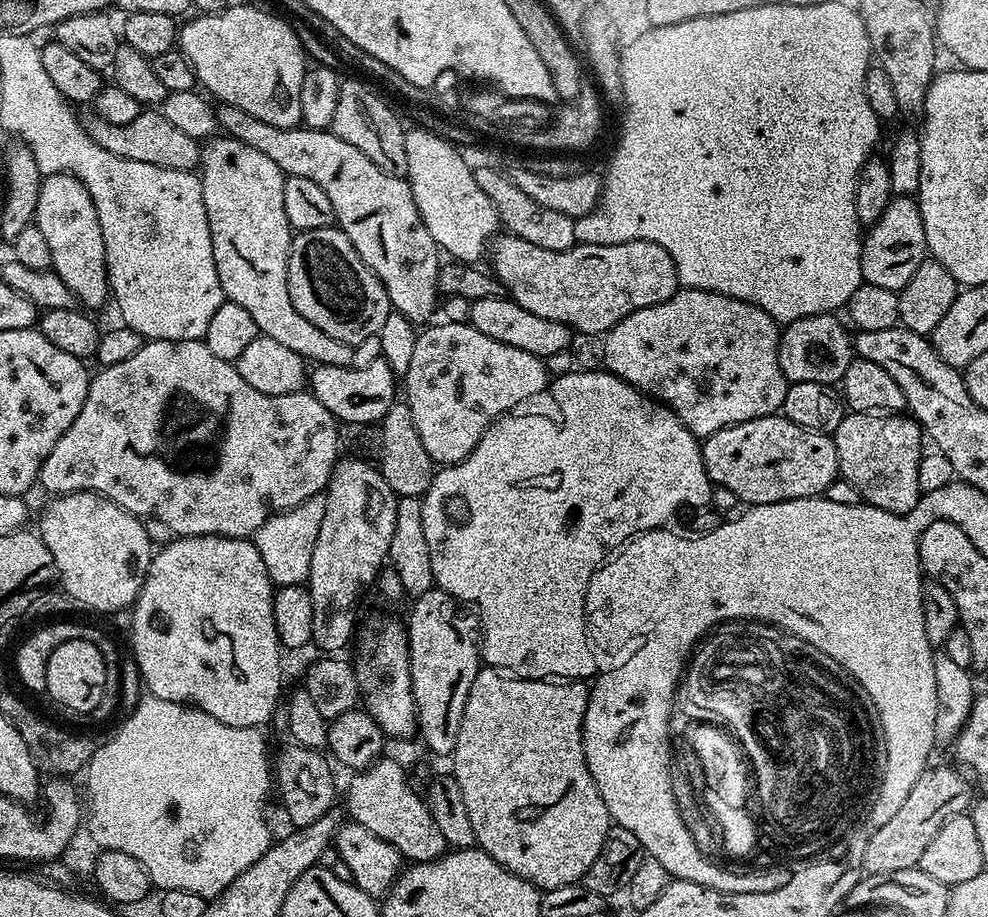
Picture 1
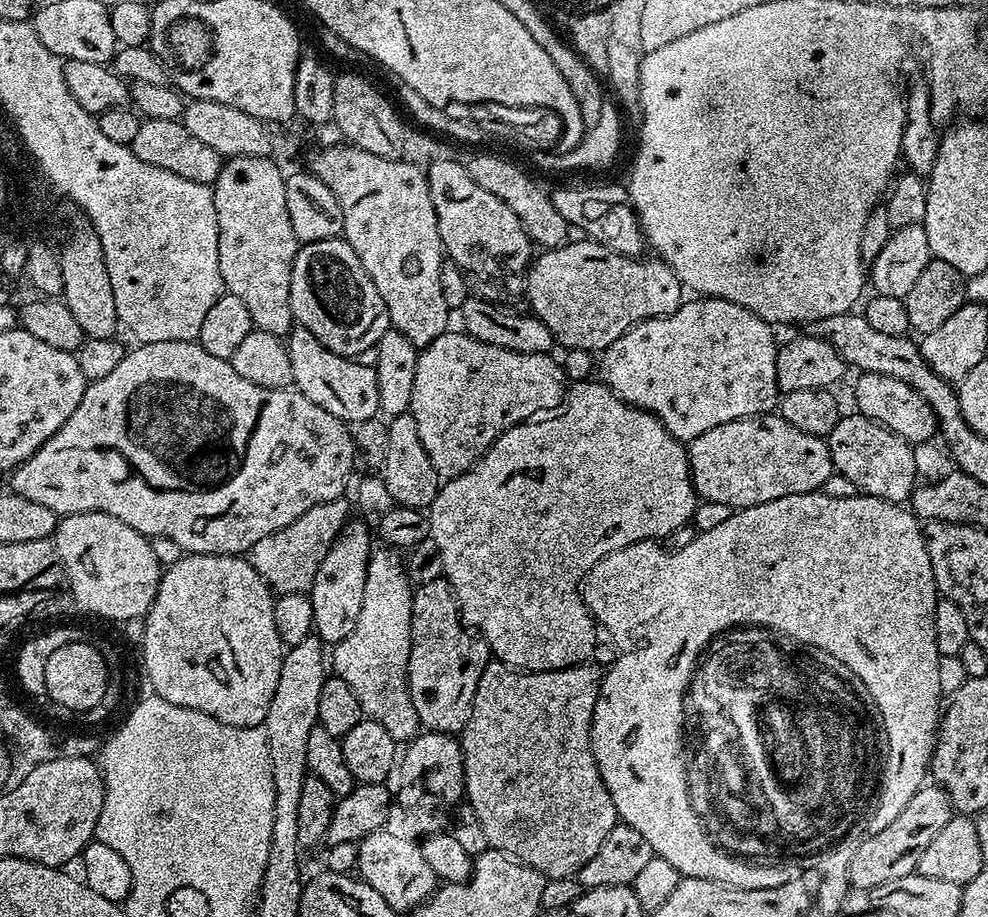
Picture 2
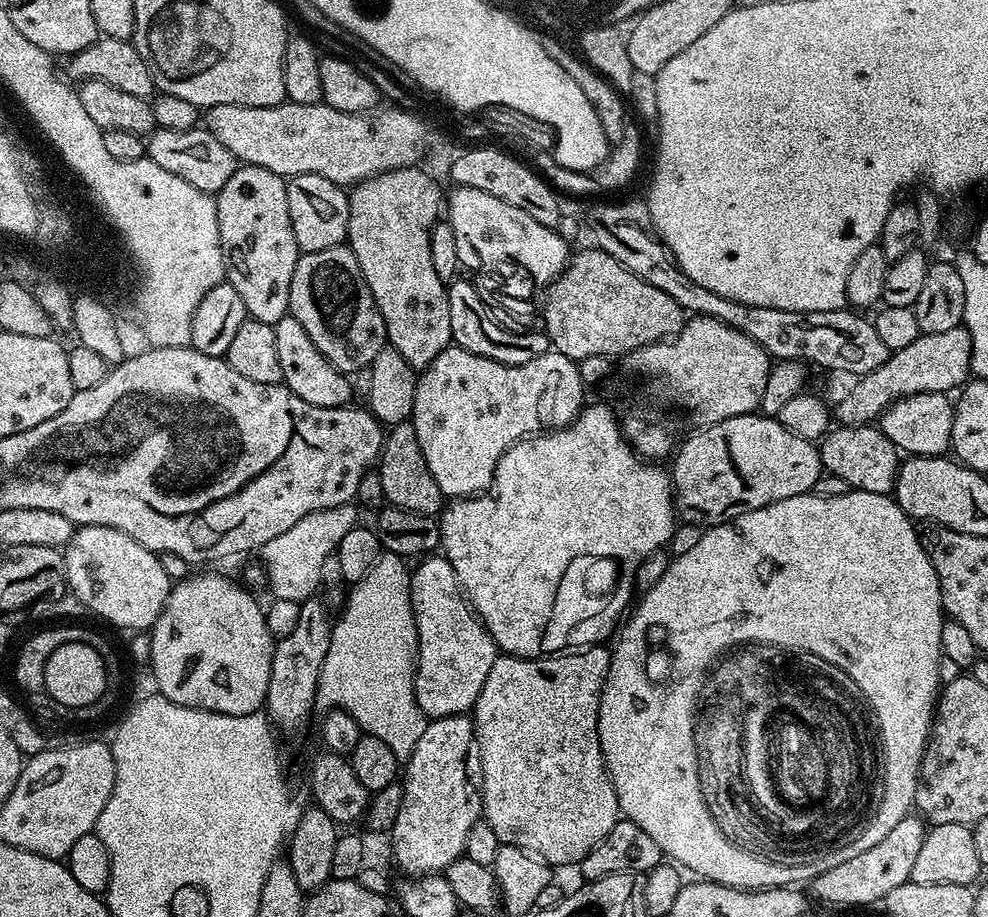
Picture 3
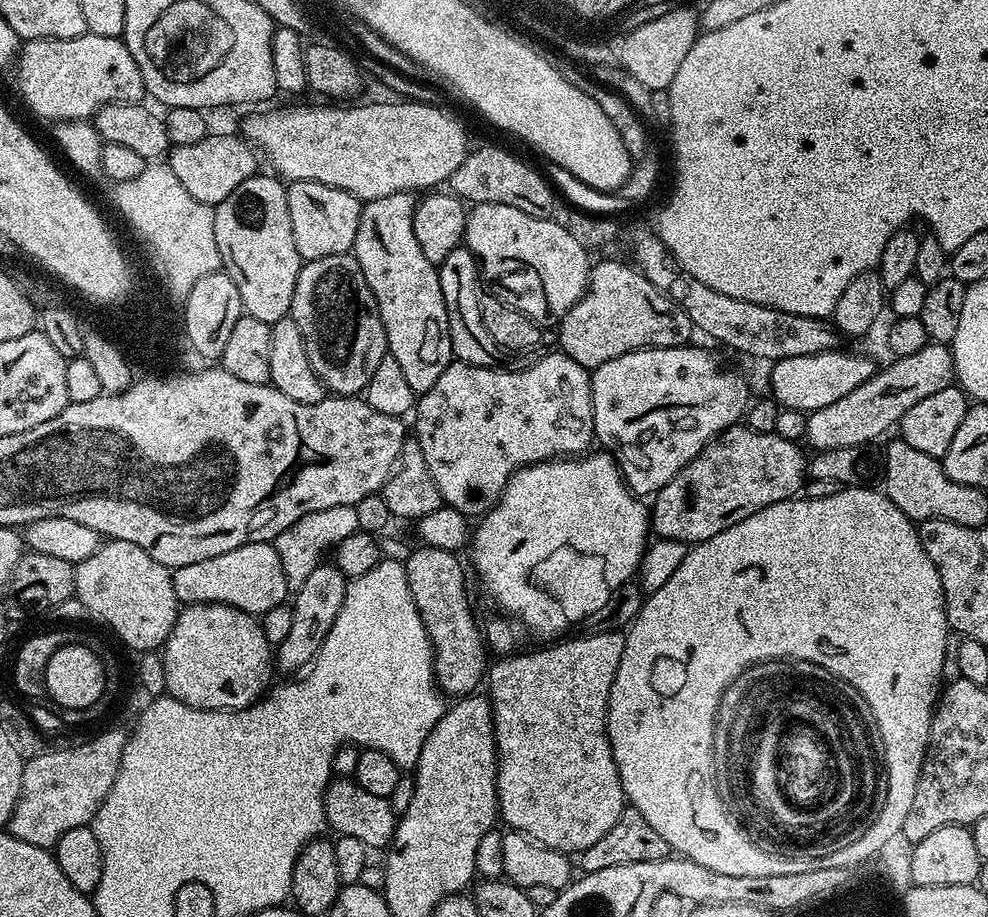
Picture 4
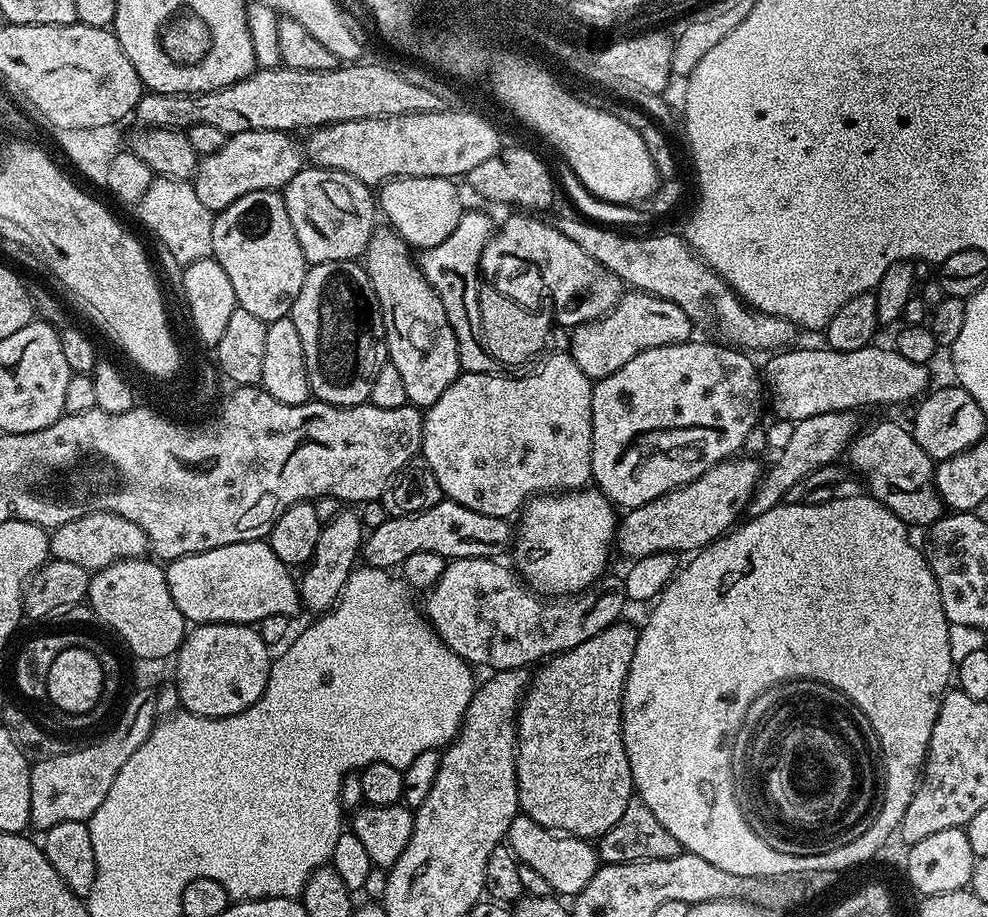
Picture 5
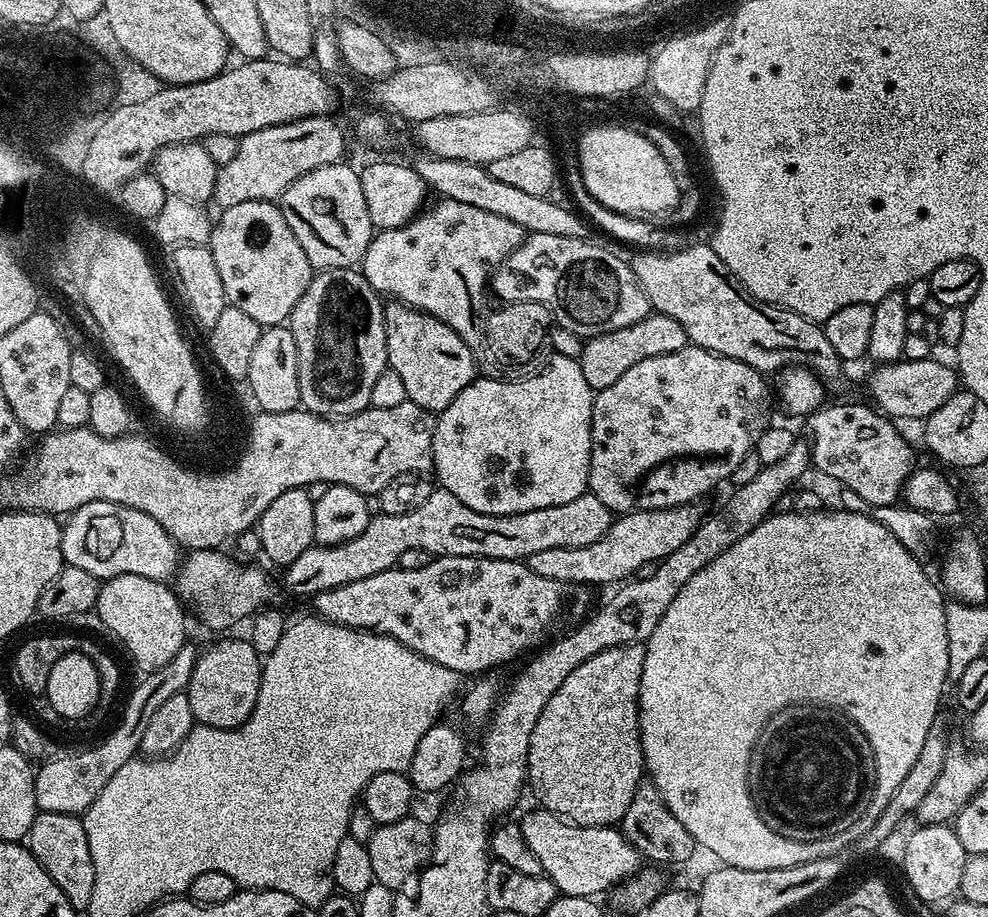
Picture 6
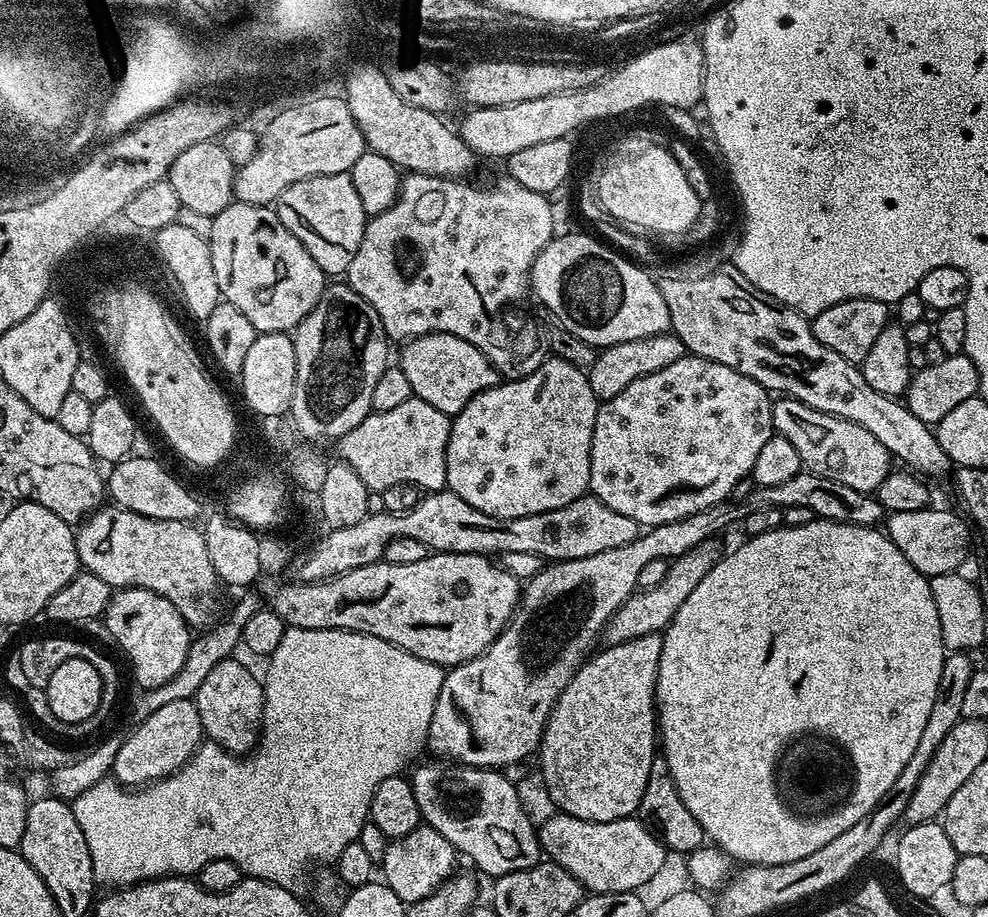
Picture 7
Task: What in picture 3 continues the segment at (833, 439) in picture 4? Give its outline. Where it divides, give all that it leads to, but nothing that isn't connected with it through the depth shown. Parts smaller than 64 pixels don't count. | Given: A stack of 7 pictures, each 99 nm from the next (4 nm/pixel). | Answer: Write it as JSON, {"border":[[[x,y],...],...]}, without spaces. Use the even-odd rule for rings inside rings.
{"border":[[[961,326],[954,330],[945,330],[943,334],[921,334],[914,342],[911,342],[905,349],[898,349],[889,355],[888,360],[878,366],[870,374],[859,377],[856,384],[840,400],[840,405],[835,405],[834,416],[841,425],[845,424],[872,424],[879,421],[888,409],[889,404],[895,400],[901,400],[914,394],[923,392],[942,392],[945,394],[955,393],[964,387],[970,379],[972,370],[972,343],[967,328]]]}

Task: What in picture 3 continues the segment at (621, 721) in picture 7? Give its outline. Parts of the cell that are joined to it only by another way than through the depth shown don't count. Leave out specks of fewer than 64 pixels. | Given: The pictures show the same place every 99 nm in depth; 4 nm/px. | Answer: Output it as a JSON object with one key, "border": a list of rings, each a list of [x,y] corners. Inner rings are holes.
{"border":[[[596,644],[593,648],[584,648],[581,652],[572,652],[574,650],[565,651],[563,654],[541,654],[535,658],[526,656],[510,656],[507,654],[497,655],[494,666],[490,666],[490,674],[486,674],[486,682],[482,686],[482,690],[476,699],[476,706],[472,709],[470,715],[472,717],[472,730],[474,733],[474,752],[475,755],[480,755],[480,780],[478,779],[478,787],[480,790],[480,798],[482,801],[482,818],[494,829],[494,834],[498,834],[501,844],[509,844],[515,848],[522,848],[525,852],[539,856],[545,864],[549,866],[557,866],[556,864],[572,864],[572,866],[579,865],[582,858],[586,858],[586,854],[590,854],[590,850],[594,850],[594,846],[598,846],[598,842],[602,842],[602,838],[606,838],[606,834],[610,834],[610,830],[614,830],[616,821],[621,819],[622,813],[620,811],[620,803],[616,797],[616,791],[612,785],[612,779],[608,773],[608,768],[604,765],[604,755],[600,749],[600,739],[598,738],[598,706],[602,698],[602,690],[606,682],[606,674],[610,670],[610,662],[612,661],[611,651],[602,645]]]}

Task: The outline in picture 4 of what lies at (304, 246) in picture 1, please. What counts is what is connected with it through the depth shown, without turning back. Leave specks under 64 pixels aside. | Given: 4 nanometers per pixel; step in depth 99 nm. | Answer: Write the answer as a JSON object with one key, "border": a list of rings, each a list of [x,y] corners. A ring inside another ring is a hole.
{"border":[[[343,252],[342,254],[334,254],[326,258],[318,258],[317,260],[301,263],[298,282],[294,286],[294,298],[292,299],[290,315],[294,322],[298,322],[298,330],[304,339],[306,358],[310,362],[314,374],[324,383],[325,389],[327,389],[329,393],[337,396],[354,396],[363,393],[365,386],[370,382],[370,374],[374,374],[374,370],[378,370],[378,362],[382,362],[382,358],[388,355],[388,339],[386,338],[386,330],[382,326],[382,318],[378,314],[376,299],[370,290],[370,286],[366,286],[366,278],[358,266],[355,255]]]}

